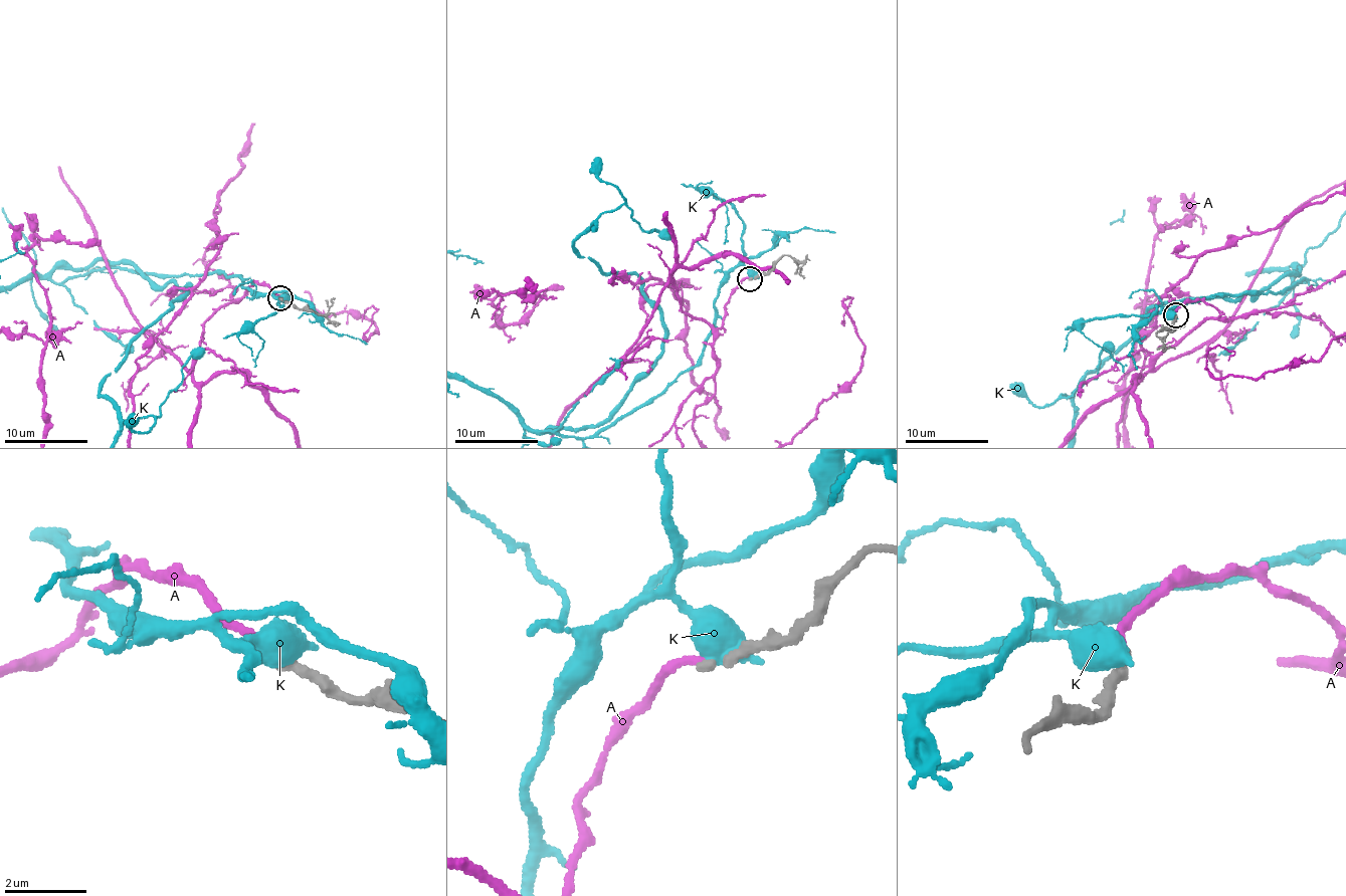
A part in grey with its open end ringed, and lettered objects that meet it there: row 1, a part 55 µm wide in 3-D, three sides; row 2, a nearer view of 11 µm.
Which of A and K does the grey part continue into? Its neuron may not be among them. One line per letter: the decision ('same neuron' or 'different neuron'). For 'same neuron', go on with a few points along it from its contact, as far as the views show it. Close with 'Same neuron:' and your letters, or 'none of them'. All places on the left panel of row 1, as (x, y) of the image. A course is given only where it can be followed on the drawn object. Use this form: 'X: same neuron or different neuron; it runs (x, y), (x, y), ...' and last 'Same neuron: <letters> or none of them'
A: different neuron
K: different neuron
Same neuron: none of them

